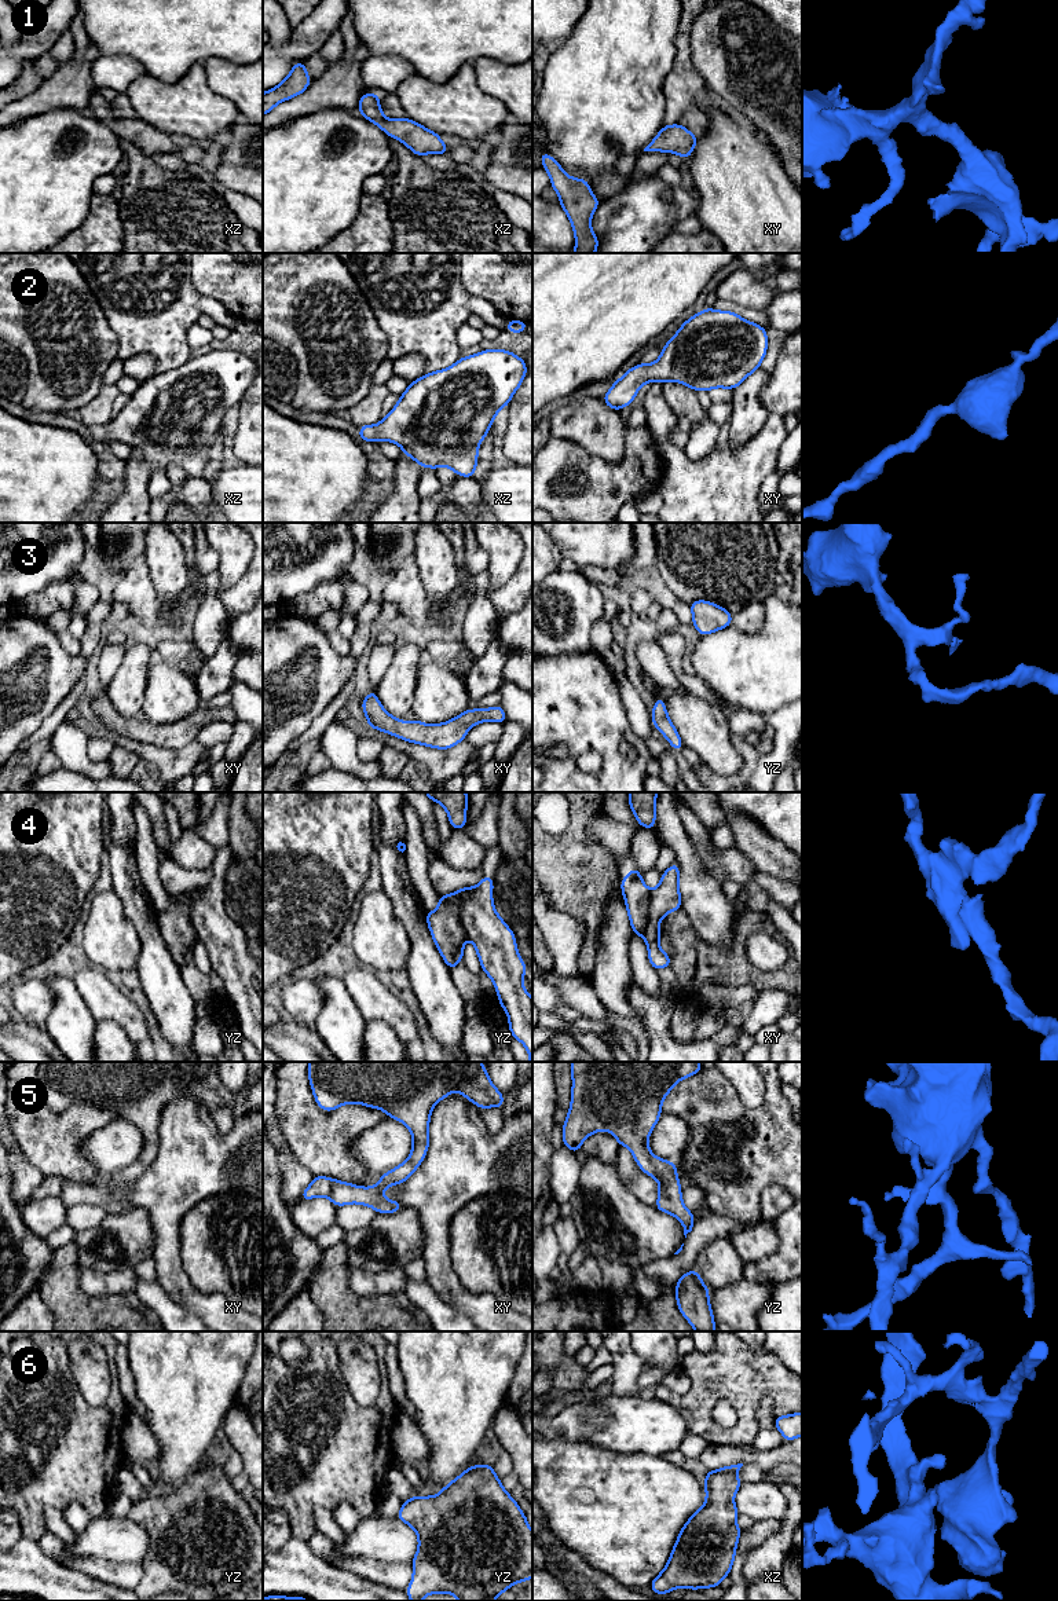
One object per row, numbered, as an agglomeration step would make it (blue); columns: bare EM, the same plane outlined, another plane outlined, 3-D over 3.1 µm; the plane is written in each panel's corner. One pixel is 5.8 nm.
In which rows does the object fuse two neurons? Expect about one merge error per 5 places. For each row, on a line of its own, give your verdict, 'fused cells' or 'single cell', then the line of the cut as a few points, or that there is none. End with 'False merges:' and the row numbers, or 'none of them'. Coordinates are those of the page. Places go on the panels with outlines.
1: single cell; cut none
2: single cell; cut none
3: single cell; cut none
4: single cell; cut none
5: single cell; cut none
6: single cell; cut none
False merges: none of them

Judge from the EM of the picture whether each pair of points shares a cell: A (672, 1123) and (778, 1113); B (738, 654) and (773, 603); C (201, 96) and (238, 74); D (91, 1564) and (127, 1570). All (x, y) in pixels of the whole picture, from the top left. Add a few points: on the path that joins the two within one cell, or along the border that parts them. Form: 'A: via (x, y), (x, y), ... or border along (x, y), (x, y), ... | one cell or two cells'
A: border along (662, 1112), (685, 1121), (689, 1140), (684, 1153) | two cells
B: via (753, 648), (773, 627), (773, 618) | one cell
C: border along (201, 62), (207, 83), (238, 110) | two cells
D: via (99, 1568), (119, 1570) | one cell

